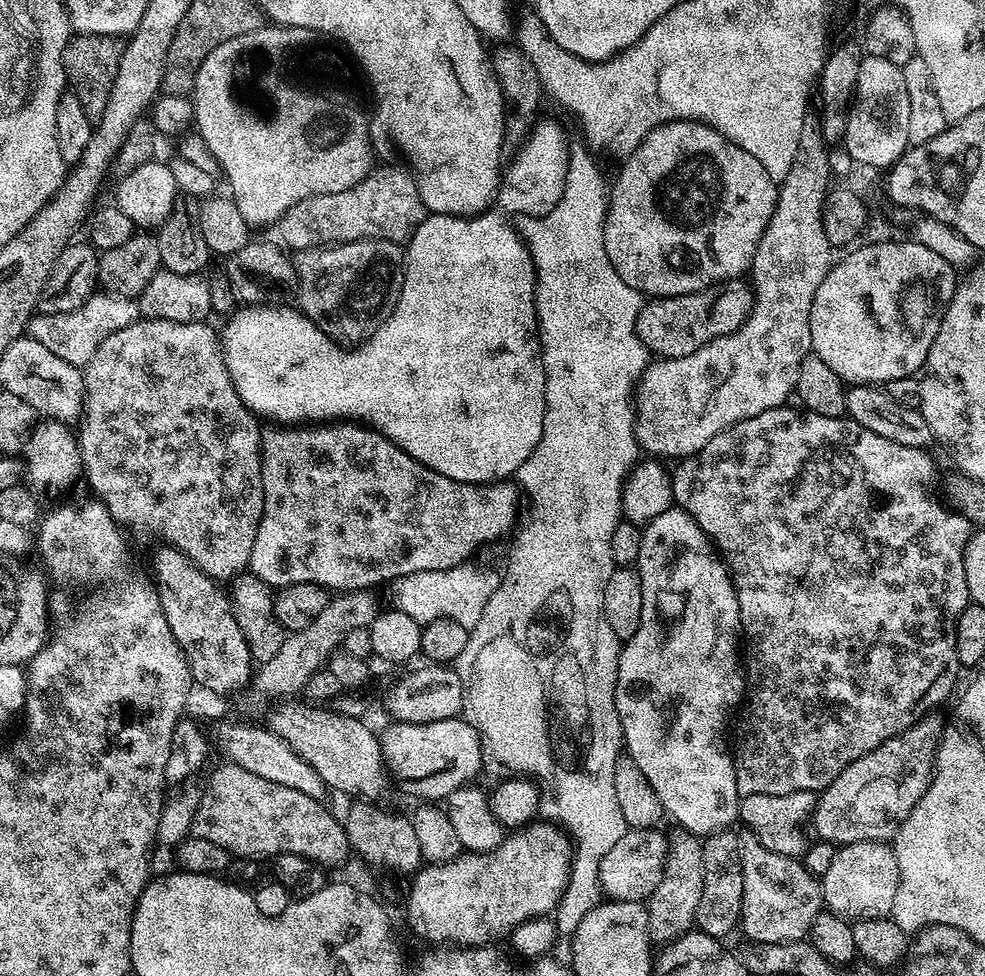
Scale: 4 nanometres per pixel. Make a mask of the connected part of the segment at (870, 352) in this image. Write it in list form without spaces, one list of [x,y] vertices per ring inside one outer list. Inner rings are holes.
[[[909,238],[899,244],[901,240],[883,240],[873,242],[874,244],[864,244],[853,247],[848,257],[844,261],[833,263],[832,269],[826,274],[826,278],[822,278],[822,286],[818,286],[818,290],[814,294],[814,302],[810,306],[810,338],[812,339],[812,352],[822,358],[822,362],[826,362],[826,366],[830,366],[830,370],[834,370],[834,374],[838,374],[841,380],[849,385],[870,384],[873,386],[886,386],[892,380],[898,378],[906,378],[907,376],[916,376],[919,368],[923,369],[928,363],[928,351],[934,342],[934,338],[940,329],[940,318],[944,315],[944,310],[949,302],[952,301],[953,294],[956,293],[956,285],[958,283],[957,269],[953,264],[948,262],[941,254],[936,254],[933,250],[917,243],[915,239]]]

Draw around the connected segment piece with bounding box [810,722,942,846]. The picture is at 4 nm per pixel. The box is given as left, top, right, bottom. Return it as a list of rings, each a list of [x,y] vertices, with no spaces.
[[[928,723],[907,728],[902,734],[882,742],[882,746],[862,754],[862,758],[850,762],[850,766],[817,795],[810,824],[826,843],[843,846],[859,840],[888,842],[895,837],[932,780],[934,753],[942,728]]]

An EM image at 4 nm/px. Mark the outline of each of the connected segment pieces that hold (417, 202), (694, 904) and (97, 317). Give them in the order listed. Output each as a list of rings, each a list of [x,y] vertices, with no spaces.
[[[380,168],[377,172],[376,169],[369,171],[368,177],[350,190],[311,196],[290,206],[278,221],[278,228],[285,249],[311,250],[351,244],[353,240],[375,240],[400,246],[411,240],[425,215],[426,209],[415,179],[400,168]]]
[[[677,831],[677,836],[671,837],[668,845],[668,857],[664,863],[662,882],[652,891],[652,895],[646,901],[648,910],[648,936],[653,945],[667,946],[676,941],[679,936],[685,936],[693,931],[696,922],[698,902],[702,898],[702,878],[704,877],[704,846],[699,836],[693,836],[691,832]]]
[[[103,290],[97,291],[97,293],[97,296],[90,297],[81,308],[76,308],[73,312],[52,312],[49,316],[33,315],[30,321],[32,339],[42,342],[42,346],[46,346],[46,350],[58,354],[58,358],[62,358],[62,362],[70,362],[75,368],[84,369],[90,362],[90,358],[94,358],[94,354],[102,341],[110,338],[110,334],[114,334],[141,319],[140,306],[135,299],[114,296],[112,293]]]

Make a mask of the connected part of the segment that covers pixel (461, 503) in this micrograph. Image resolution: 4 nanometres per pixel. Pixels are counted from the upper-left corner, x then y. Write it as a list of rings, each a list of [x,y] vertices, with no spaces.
[[[320,422],[315,426],[268,426],[260,433],[260,461],[262,462],[262,490],[264,491],[264,509],[262,510],[262,518],[258,526],[258,534],[254,538],[254,550],[248,559],[251,575],[258,577],[269,586],[287,586],[289,584],[317,584],[319,588],[327,588],[335,590],[337,593],[355,592],[357,590],[372,590],[375,589],[375,584],[387,585],[389,582],[396,580],[399,576],[409,576],[415,572],[422,570],[450,570],[454,566],[471,561],[472,555],[476,550],[488,544],[491,540],[496,540],[499,536],[504,536],[508,531],[511,533],[517,527],[518,519],[516,520],[516,492],[518,496],[518,488],[512,482],[497,482],[495,484],[459,484],[450,478],[446,478],[442,474],[438,474],[434,470],[430,470],[426,466],[422,466],[422,462],[418,462],[414,458],[410,458],[410,454],[406,454],[399,448],[393,440],[387,440],[381,432],[377,432],[371,426],[365,426],[360,422]]]

